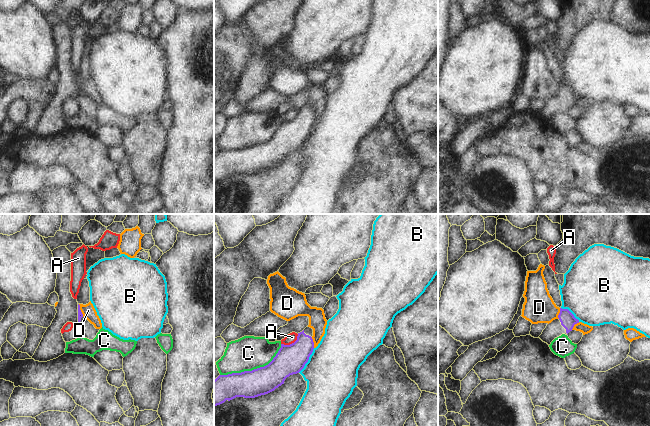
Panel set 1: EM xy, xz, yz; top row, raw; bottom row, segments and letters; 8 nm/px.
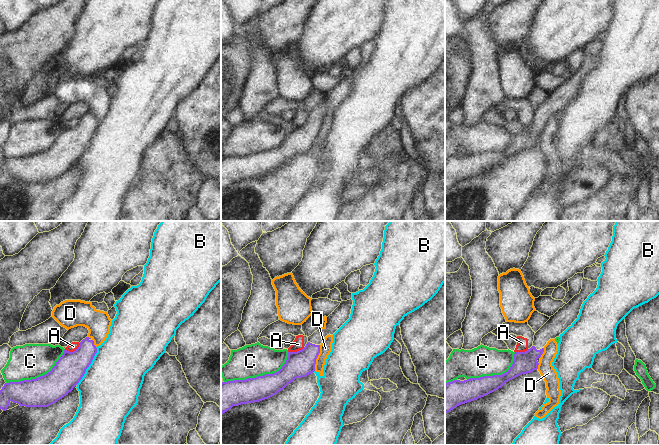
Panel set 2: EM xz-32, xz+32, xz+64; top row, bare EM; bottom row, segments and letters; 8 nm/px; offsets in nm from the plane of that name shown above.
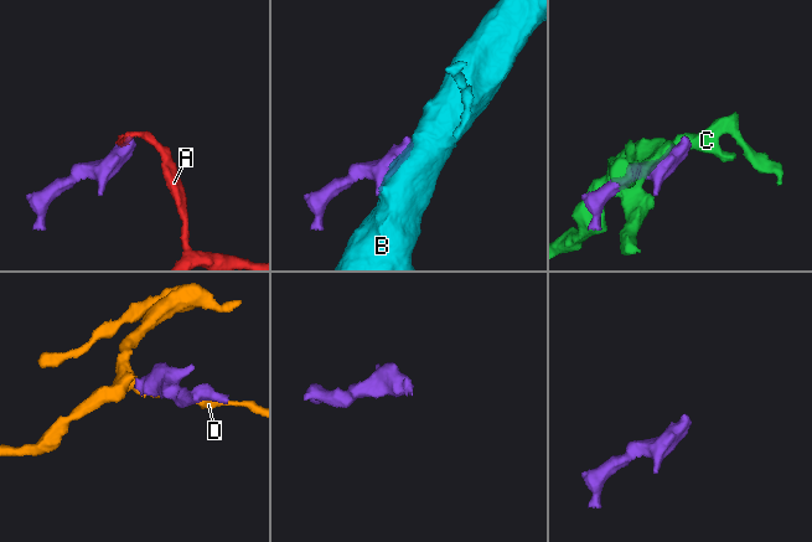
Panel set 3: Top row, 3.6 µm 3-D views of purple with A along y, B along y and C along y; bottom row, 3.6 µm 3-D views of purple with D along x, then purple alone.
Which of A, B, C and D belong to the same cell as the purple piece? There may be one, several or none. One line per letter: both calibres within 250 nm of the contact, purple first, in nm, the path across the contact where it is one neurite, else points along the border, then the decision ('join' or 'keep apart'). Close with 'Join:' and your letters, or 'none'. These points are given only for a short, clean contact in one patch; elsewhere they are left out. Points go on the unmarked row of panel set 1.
A: 240/80 nm | along xz (298, 110), (293, 118), (281, 120) | keep apart
B: 240/420 nm | keep apart
C: 220/280 nm | keep apart
D: 240/140 nm | along xz (311, 113), (314, 123) | keep apart
Join: none

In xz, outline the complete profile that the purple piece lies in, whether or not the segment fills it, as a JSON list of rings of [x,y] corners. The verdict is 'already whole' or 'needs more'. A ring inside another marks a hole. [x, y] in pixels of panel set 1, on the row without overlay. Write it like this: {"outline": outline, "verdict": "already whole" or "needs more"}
{"outline": [[[306,103],[302,108],[298,109],[297,116],[294,119],[290,121],[281,120],[278,129],[268,141],[252,147],[219,151],[214,156],[214,182],[236,173],[255,174],[265,171],[284,160],[287,153],[299,149],[308,138],[314,125],[312,112],[313,105]]], "verdict": "needs more"}

